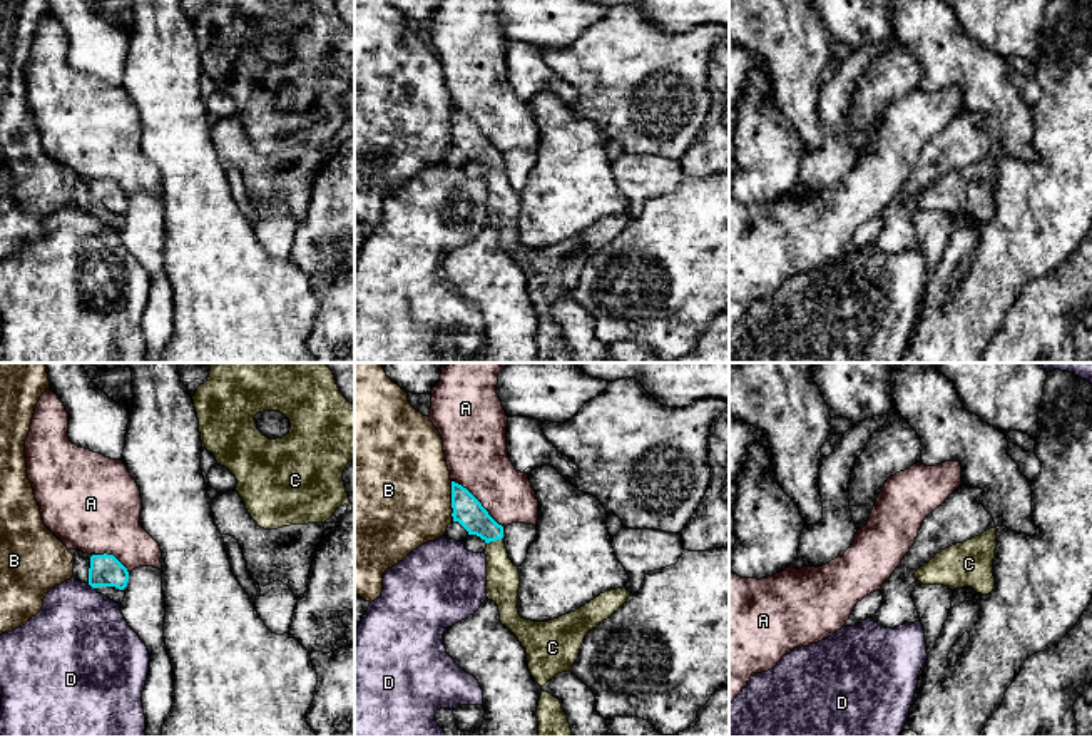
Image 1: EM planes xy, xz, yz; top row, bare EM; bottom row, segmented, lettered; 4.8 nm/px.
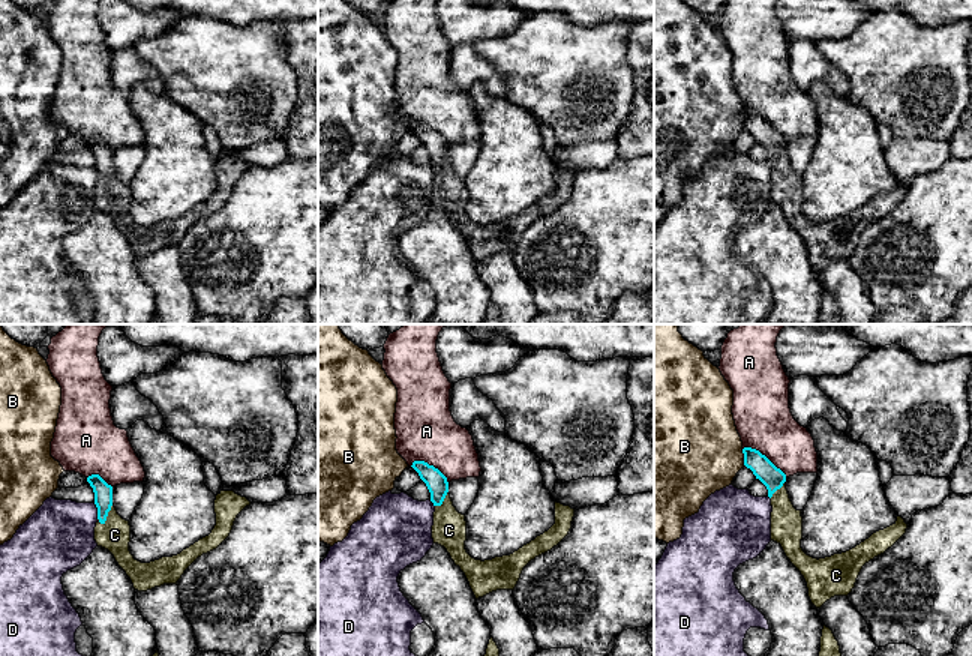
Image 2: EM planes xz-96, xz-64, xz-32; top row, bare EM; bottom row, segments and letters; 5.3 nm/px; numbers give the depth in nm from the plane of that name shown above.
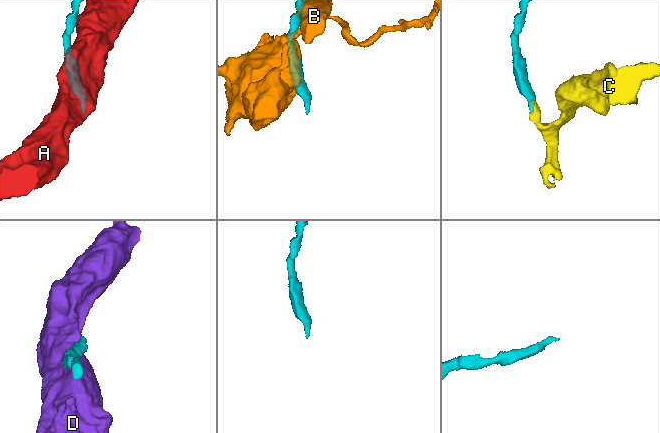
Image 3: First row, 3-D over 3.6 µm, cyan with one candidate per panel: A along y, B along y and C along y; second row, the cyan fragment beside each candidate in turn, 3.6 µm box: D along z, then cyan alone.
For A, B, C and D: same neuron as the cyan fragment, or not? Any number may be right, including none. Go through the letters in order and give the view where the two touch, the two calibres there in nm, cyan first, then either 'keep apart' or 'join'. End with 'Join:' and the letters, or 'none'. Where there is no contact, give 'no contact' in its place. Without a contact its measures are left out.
A: contact in xz; calibres 140 and 300 nm; keep apart
B: contact in xz; calibres 140 and 500 nm; keep apart
C: contact in xz; calibres 140 and 160 nm; join
D: contact in xy; calibres 160 and 440 nm; keep apart
Join: C

